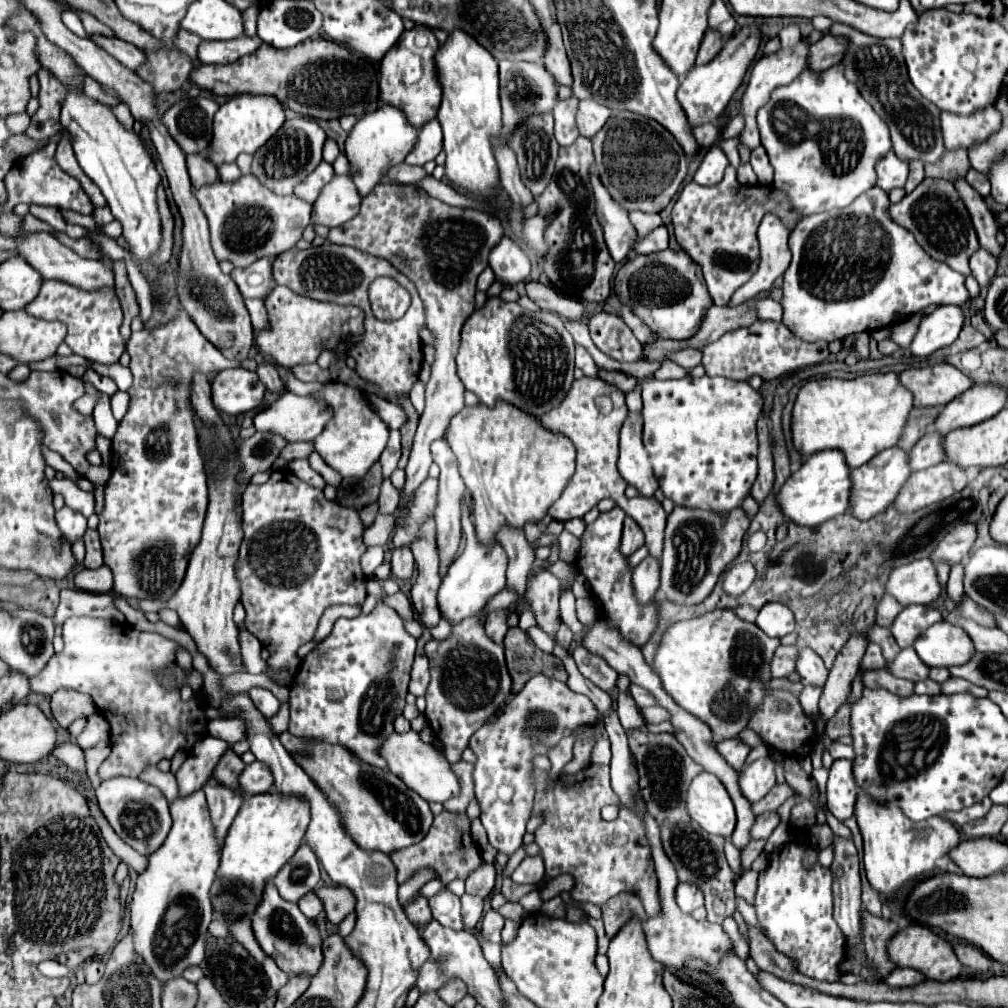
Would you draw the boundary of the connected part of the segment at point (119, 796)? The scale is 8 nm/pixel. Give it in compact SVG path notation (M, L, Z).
M110 778L96 788L96 796L106 820L128 846L144 856L150 856L162 846L170 832L172 818L168 812L168 802L158 788L142 782L140 778Z

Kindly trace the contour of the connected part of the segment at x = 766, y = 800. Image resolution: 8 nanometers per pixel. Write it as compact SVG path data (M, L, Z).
M784 782L784 784L776 784L762 800L754 802L752 808L756 814L762 814L762 812L774 812L778 810L778 806L784 804L784 800L788 800L790 796L794 794L794 790Z

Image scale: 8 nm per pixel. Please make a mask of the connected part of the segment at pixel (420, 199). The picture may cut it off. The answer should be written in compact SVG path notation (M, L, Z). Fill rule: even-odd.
M380 182L362 200L358 216L346 224L332 228L328 240L386 258L402 274L406 274L418 288L426 308L426 328L434 336L434 364L432 376L426 384L426 410L420 416L418 432L406 466L406 484L402 494L414 500L416 488L428 478L432 464L430 444L442 438L450 418L464 406L464 384L456 374L456 352L460 344L460 330L466 318L474 312L476 278L488 266L488 252L504 234L500 220L472 208L454 208L428 196L420 186Z

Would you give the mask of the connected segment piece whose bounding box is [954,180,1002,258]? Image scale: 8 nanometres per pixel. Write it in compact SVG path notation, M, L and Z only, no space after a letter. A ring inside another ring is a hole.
M954 180L954 186L958 188L970 216L972 216L972 224L976 228L980 246L986 248L986 252L990 252L994 258L1000 258L1002 254L1002 246L996 242L996 218L990 212L988 204L982 200L982 196L978 196L978 192L974 192L974 188L970 188L970 184L966 180Z

